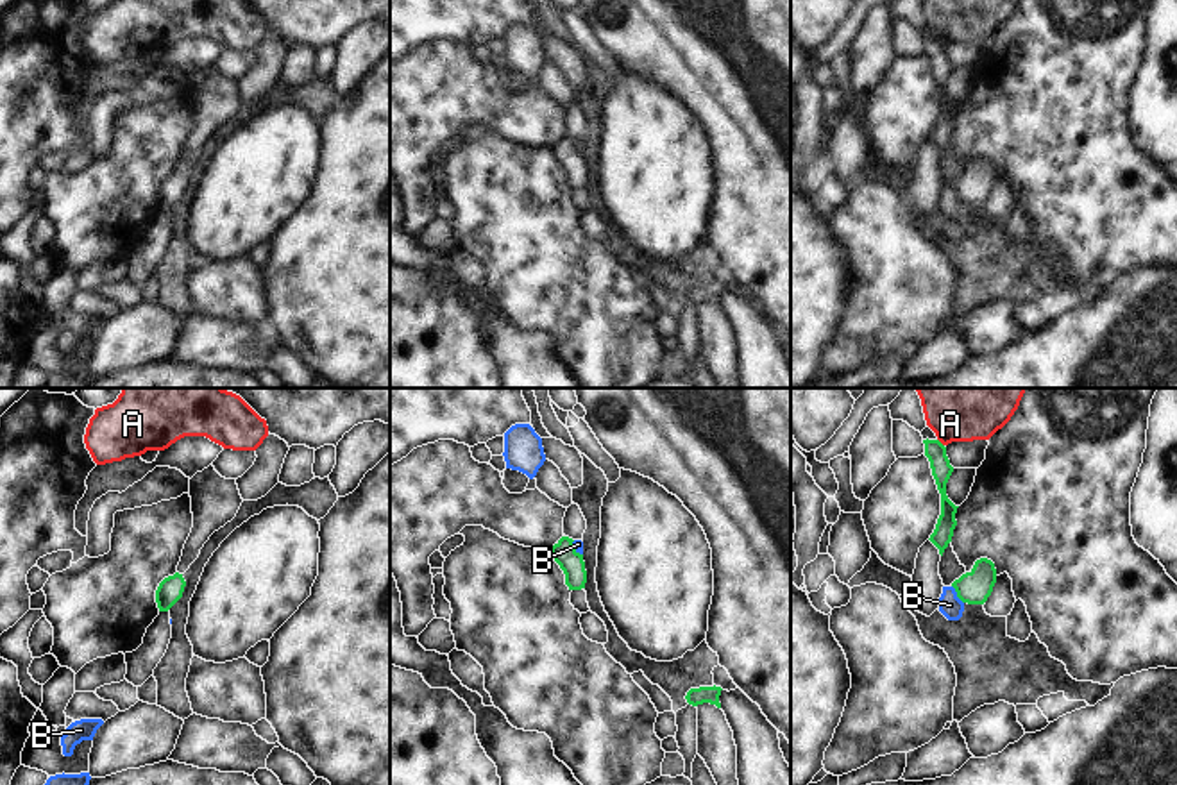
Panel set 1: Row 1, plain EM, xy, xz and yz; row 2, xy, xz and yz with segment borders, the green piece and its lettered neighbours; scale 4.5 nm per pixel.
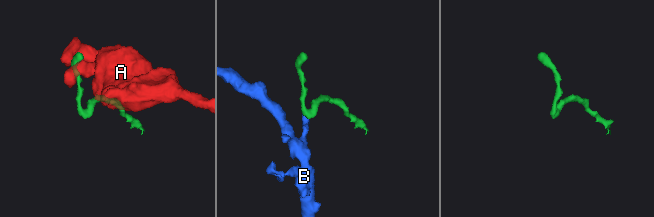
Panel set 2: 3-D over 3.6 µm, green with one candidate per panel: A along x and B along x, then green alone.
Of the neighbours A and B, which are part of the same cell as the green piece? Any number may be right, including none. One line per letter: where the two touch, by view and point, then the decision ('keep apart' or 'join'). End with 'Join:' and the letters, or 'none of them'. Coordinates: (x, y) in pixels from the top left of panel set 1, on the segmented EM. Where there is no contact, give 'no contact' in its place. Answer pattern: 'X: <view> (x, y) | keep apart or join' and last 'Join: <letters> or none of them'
A: yz (939, 442) | keep apart
B: yz (957, 594) | keep apart
Join: none of them

